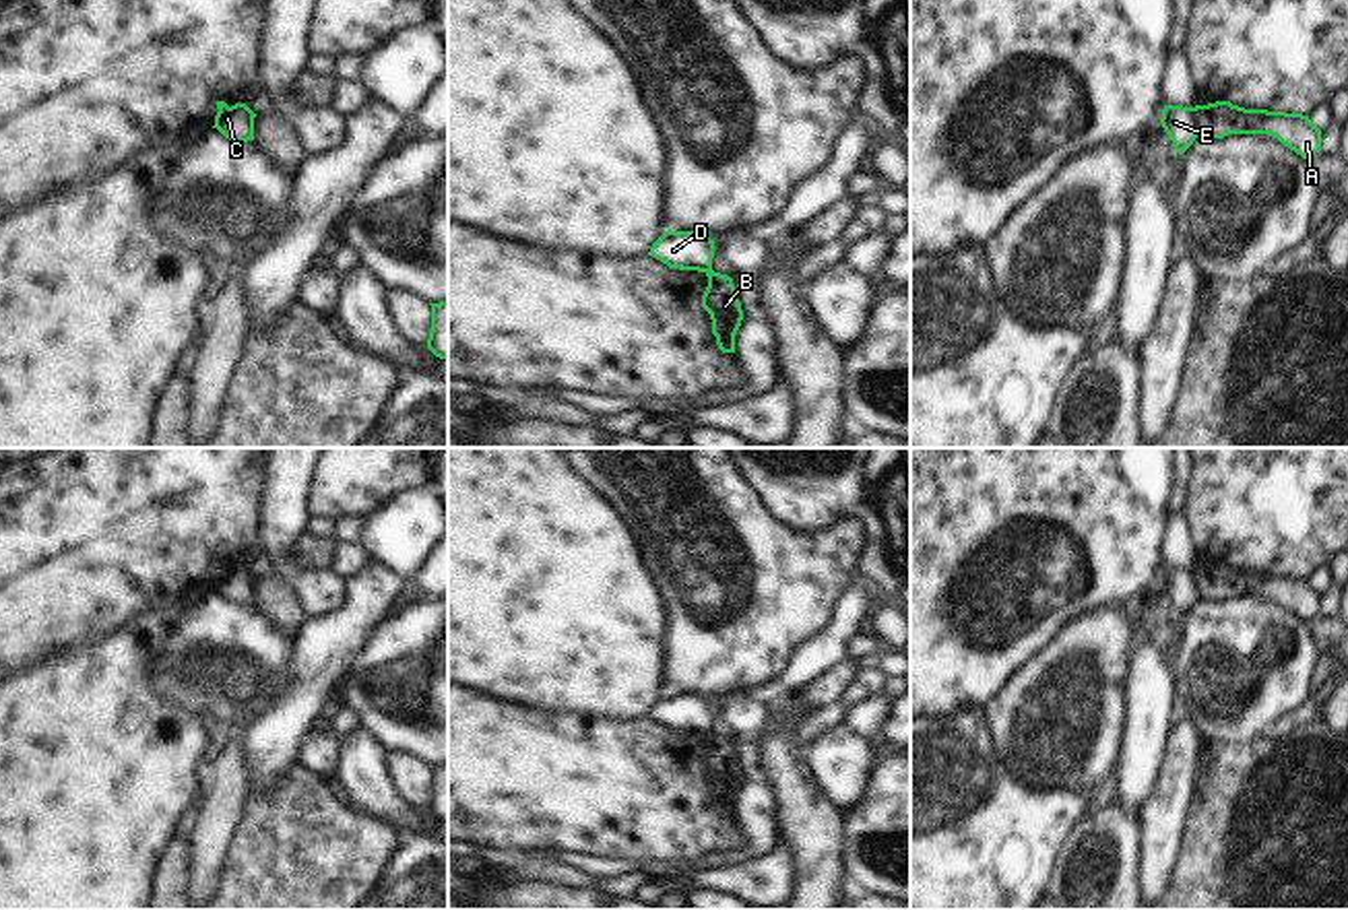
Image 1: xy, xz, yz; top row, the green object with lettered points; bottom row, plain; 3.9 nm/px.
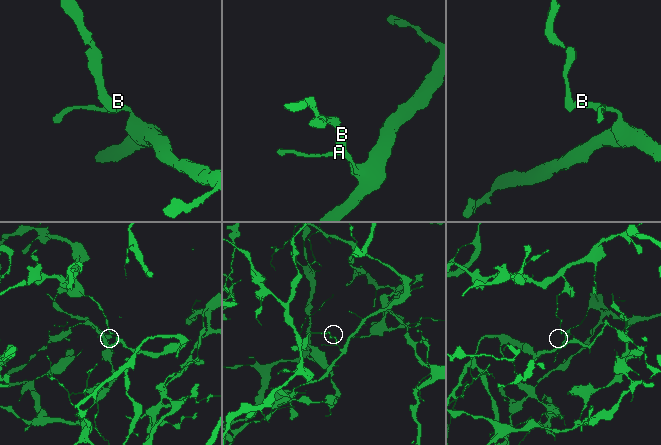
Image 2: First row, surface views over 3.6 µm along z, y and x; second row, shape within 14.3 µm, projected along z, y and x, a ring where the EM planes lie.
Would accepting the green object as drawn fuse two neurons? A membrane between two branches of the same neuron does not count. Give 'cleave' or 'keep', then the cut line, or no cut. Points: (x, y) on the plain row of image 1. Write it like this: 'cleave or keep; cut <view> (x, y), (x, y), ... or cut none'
cleave; cut yz (1192, 570), (1200, 595)

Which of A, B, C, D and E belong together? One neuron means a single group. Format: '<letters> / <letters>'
A B / C D E

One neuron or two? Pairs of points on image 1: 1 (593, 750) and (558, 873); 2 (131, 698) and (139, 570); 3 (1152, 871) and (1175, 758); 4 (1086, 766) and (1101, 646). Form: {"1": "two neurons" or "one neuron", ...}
{"1": "two neurons", "2": "two neurons", "3": "one neuron", "4": "one neuron"}

